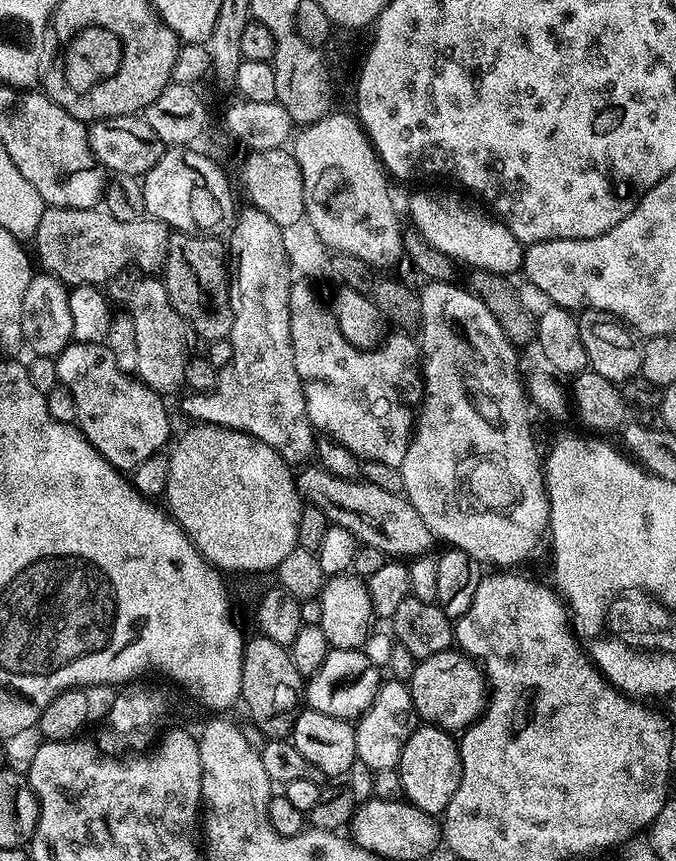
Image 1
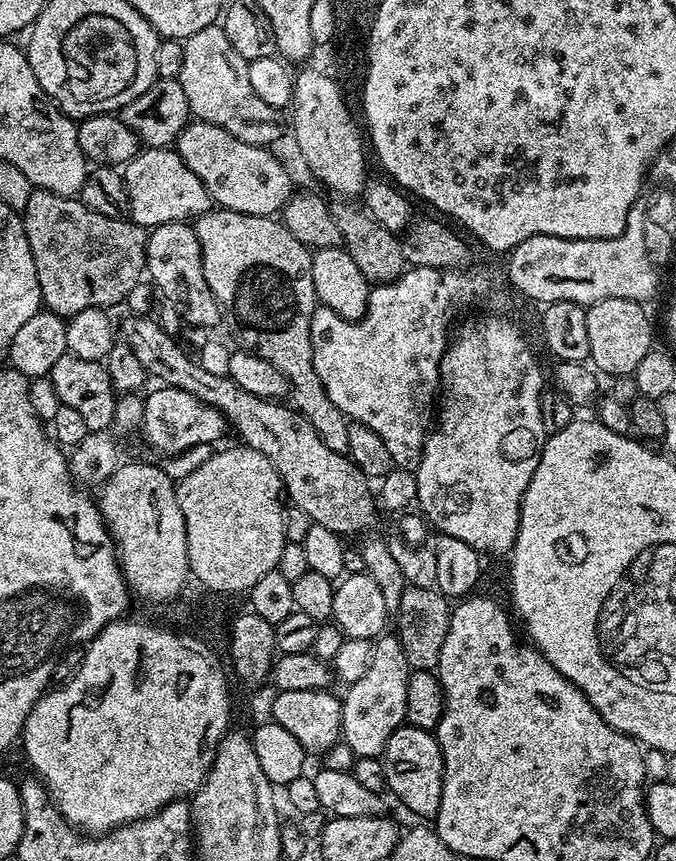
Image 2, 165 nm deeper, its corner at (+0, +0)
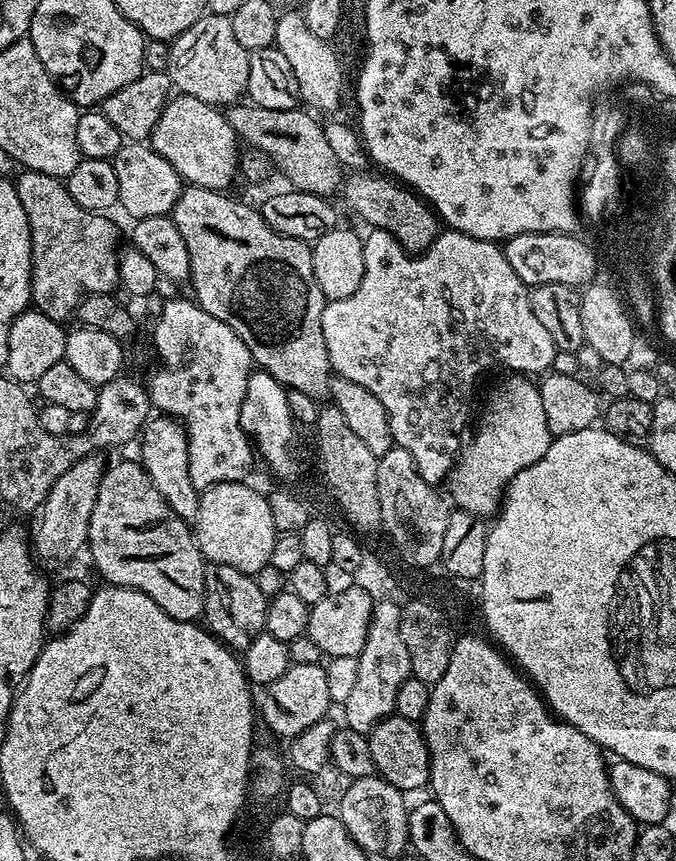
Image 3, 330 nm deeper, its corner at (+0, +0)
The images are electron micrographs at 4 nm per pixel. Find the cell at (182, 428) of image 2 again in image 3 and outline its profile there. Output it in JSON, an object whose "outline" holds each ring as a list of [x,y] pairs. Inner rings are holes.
{"outline":[[[156,414],[145,424],[143,432],[138,437],[140,444],[139,463],[144,473],[154,482],[154,486],[166,498],[170,510],[178,514],[178,518],[194,522],[198,518],[200,492],[190,482],[190,462],[188,461],[188,434],[183,424],[171,416]]]}

